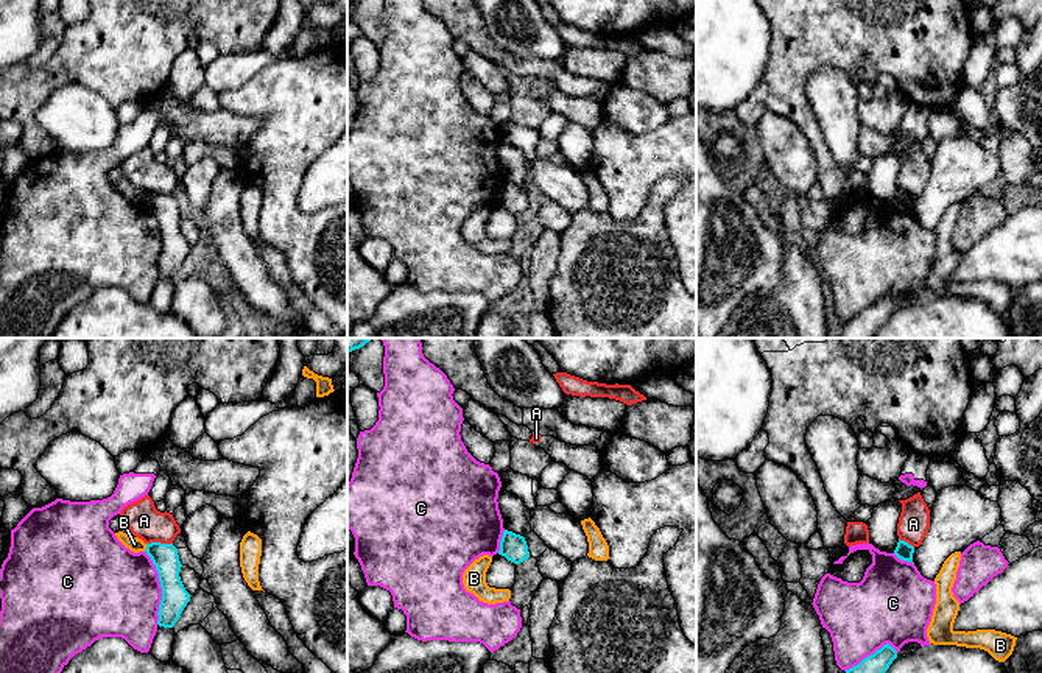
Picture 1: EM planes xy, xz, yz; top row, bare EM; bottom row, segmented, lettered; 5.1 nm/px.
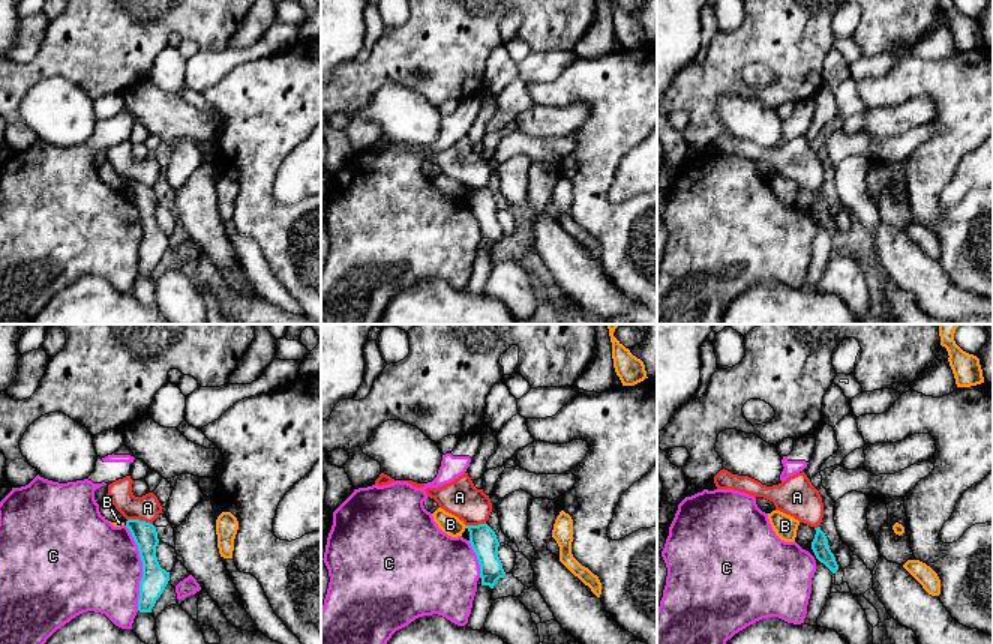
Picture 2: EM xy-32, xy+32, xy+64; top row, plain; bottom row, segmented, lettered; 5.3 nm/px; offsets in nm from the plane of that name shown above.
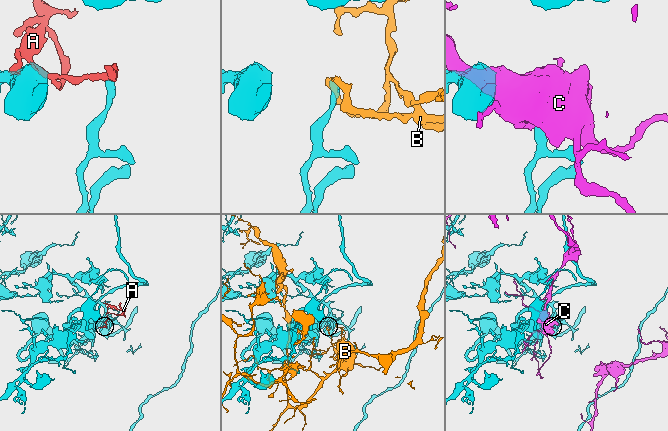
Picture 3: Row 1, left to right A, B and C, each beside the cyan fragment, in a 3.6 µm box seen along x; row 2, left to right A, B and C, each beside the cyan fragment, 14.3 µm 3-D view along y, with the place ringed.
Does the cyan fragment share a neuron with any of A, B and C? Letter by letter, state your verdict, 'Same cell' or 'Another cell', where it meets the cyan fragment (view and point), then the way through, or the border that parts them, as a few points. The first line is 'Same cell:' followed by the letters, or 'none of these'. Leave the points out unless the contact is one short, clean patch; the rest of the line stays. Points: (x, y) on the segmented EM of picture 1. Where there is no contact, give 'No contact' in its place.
Same cell: none of these
A: Another cell. Touches cyan at xy (159, 542). Boundary: xy (172, 542), (147, 544)
B: Another cell. Touches cyan at xy (147, 547)
C: Another cell. Touches cyan at xy (161, 586)

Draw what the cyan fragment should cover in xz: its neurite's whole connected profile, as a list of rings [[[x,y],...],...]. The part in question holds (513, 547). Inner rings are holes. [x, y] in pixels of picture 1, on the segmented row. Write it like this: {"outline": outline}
{"outline": [[[505,530],[498,555],[505,556],[514,564],[520,564],[530,558],[528,545],[523,536]]]}

